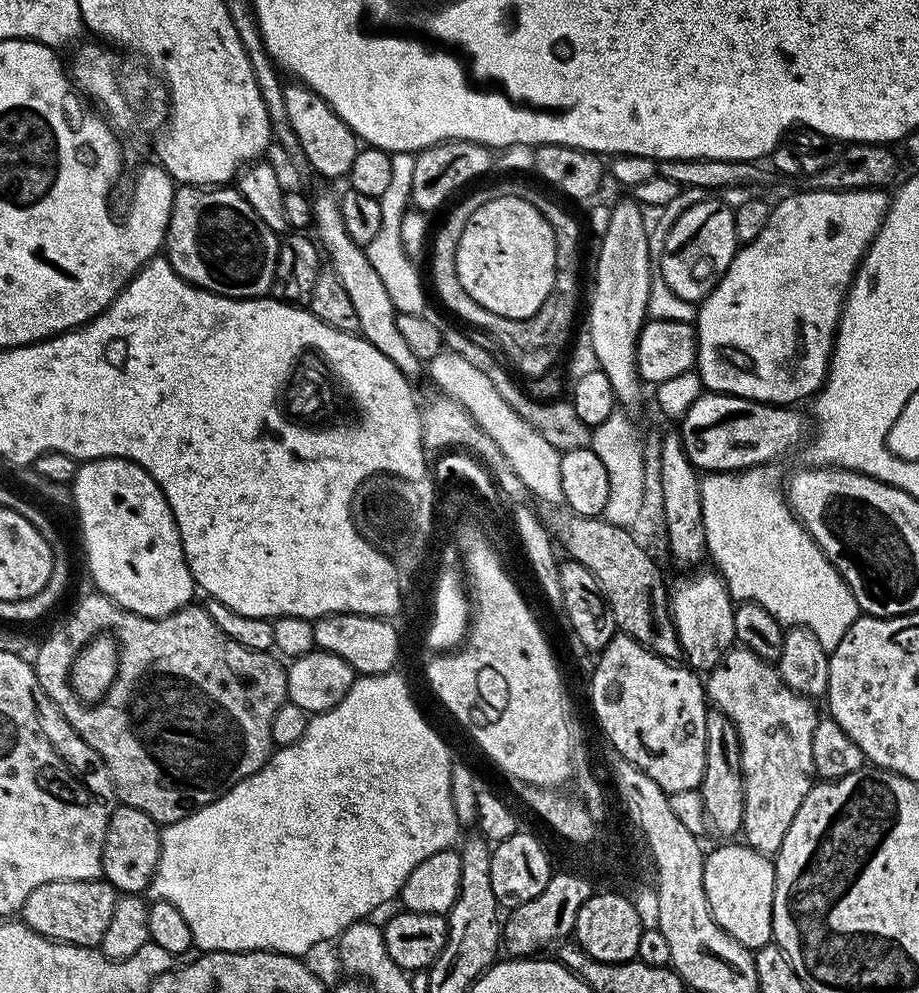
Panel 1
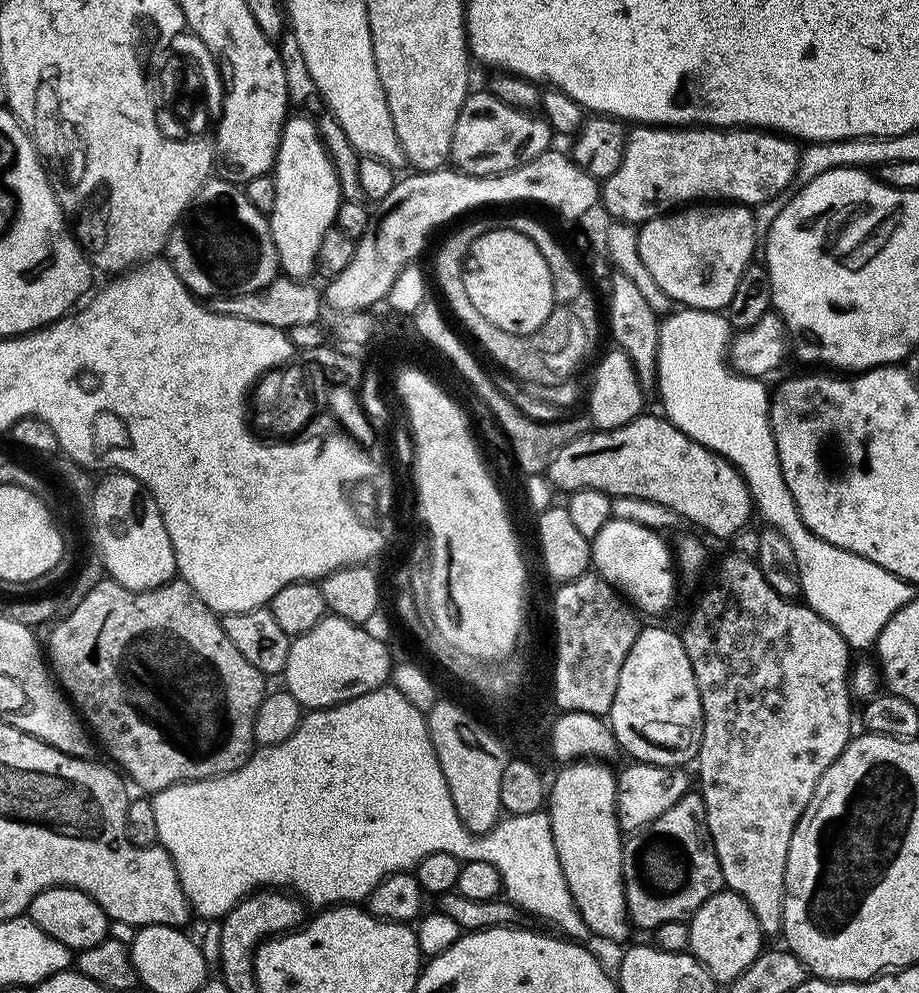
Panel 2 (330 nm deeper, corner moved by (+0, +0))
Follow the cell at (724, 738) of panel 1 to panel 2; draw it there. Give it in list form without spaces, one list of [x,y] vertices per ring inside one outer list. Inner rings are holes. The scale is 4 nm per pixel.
[[[690,790],[666,814],[658,814],[654,822],[638,828],[623,841],[622,874],[628,918],[633,925],[655,930],[662,922],[674,922],[691,917],[715,892],[724,888],[722,870],[718,866],[718,854],[712,845],[712,835],[706,822],[706,802],[699,791]]]

